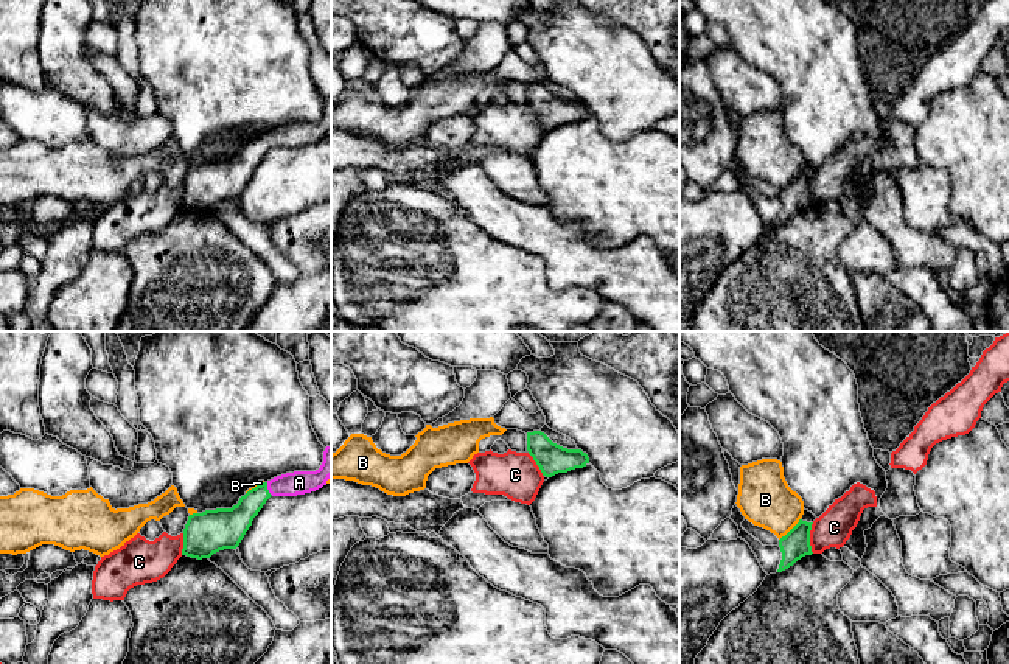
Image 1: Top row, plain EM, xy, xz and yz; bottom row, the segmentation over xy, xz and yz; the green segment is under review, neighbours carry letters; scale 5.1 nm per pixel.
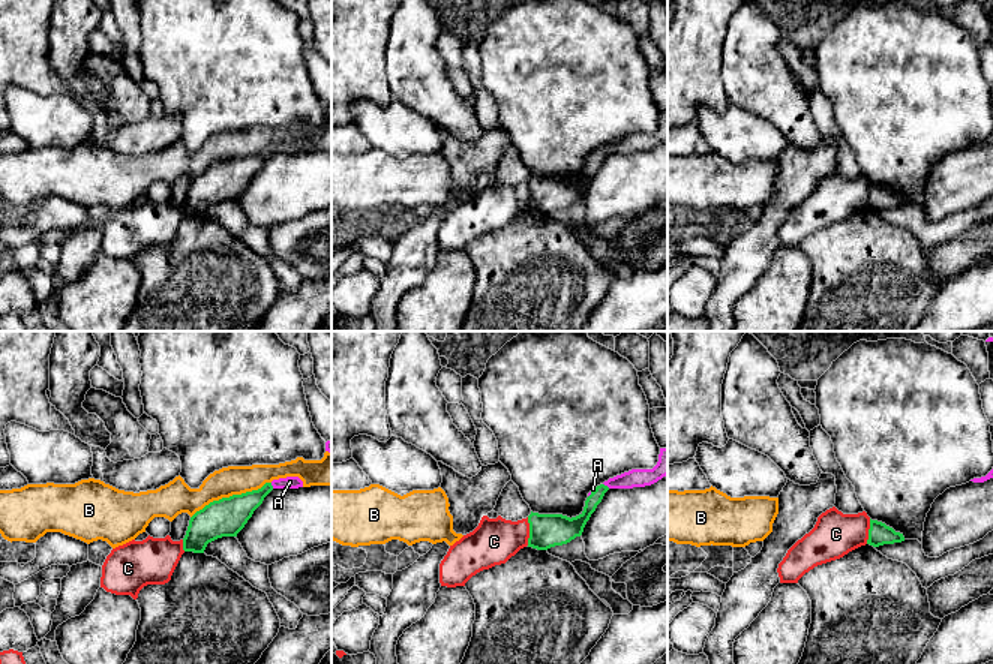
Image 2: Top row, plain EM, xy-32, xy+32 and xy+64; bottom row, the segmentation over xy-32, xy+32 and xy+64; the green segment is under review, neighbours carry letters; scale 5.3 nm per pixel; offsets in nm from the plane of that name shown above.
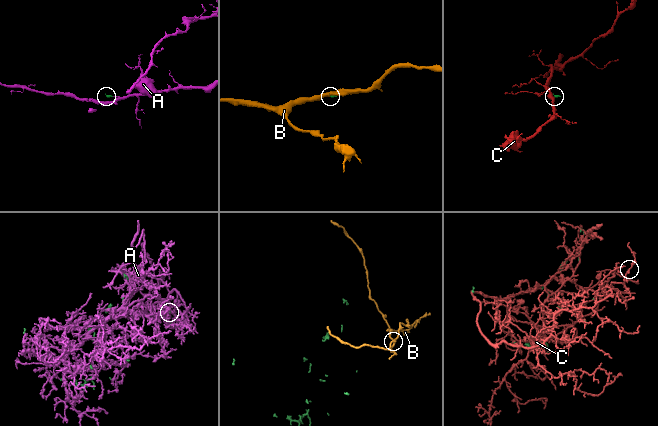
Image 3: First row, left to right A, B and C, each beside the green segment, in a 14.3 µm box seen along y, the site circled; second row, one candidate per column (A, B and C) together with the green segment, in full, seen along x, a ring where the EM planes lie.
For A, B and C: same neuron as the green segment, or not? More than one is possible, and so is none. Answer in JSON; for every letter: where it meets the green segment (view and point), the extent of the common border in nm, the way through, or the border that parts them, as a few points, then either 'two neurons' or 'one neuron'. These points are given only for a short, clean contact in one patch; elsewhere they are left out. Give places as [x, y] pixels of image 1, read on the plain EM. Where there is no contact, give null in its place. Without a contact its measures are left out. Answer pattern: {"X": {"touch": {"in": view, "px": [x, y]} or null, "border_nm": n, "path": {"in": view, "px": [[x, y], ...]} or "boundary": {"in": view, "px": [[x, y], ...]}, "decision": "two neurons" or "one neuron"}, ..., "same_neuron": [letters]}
{"A": {"touch": {"in": "xy", "px": [266, 140]}, "border_nm": 80, "decision": "two neurons"}, "B": {"touch": {"in": "yz", "px": [792, 181]}, "border_nm": 160, "decision": "two neurons"}, "C": {"touch": {"in": "yz", "px": [809, 190]}, "border_nm": 160, "decision": "one neuron"}, "same_neuron": ["C"]}

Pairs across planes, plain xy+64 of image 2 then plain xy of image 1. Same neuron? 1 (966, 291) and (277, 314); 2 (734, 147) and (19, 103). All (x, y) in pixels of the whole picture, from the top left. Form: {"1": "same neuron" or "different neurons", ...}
{"1": "same neuron", "2": "same neuron"}

